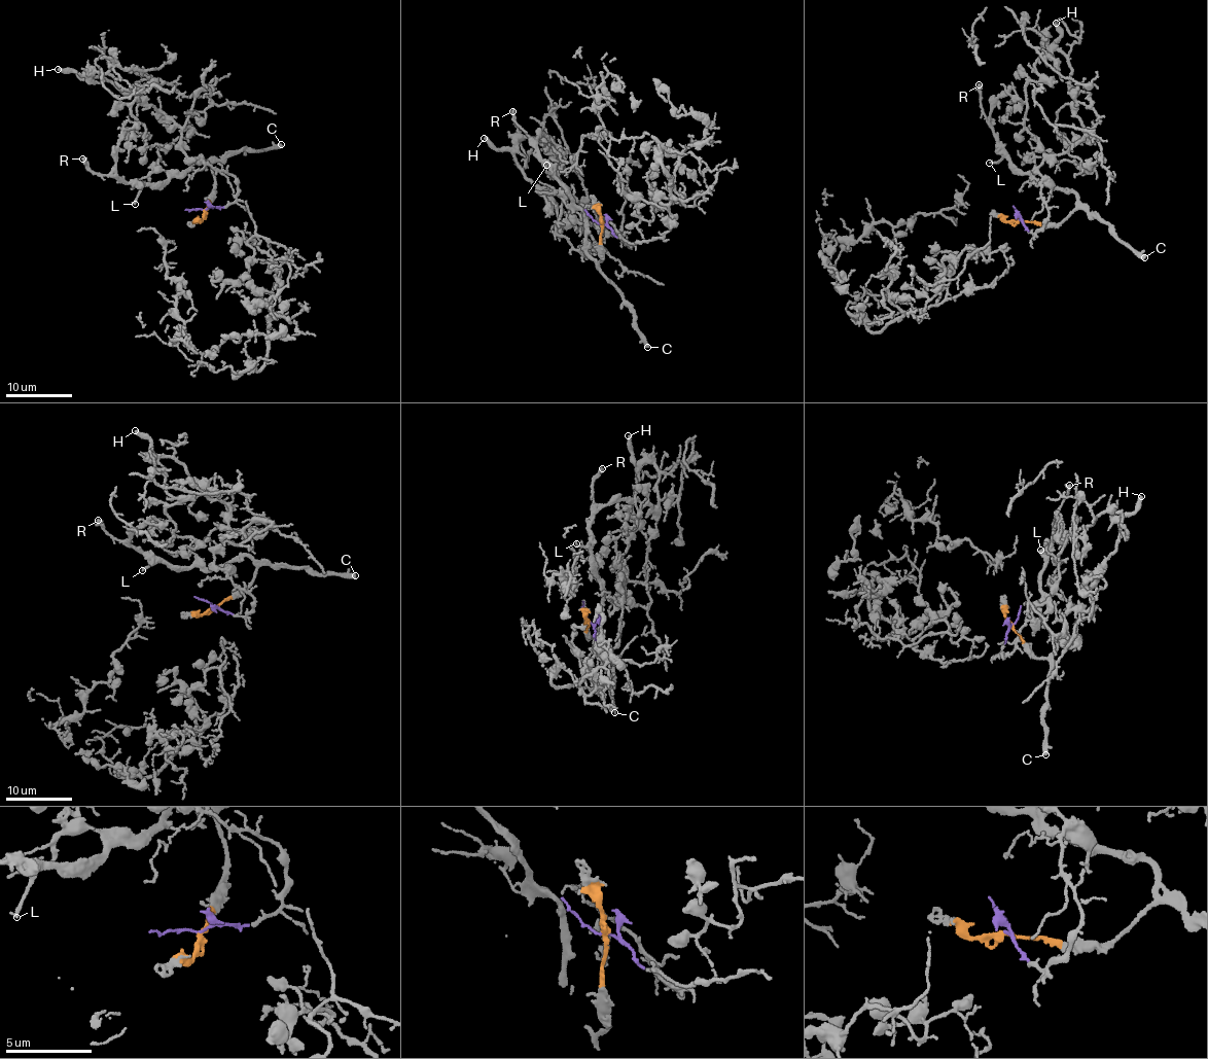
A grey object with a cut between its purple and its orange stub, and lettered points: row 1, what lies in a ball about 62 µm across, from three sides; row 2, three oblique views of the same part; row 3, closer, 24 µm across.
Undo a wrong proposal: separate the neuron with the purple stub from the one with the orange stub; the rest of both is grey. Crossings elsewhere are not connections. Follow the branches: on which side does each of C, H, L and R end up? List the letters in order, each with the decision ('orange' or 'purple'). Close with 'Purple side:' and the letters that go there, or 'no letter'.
C: orange
H: purple
L: orange
R: orange
Purple side: H

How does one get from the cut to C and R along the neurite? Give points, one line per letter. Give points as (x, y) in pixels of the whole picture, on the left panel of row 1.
C: (204, 210), (212, 191), (213, 162), (252, 148), (258, 150), (281, 143)
R: (204, 210), (215, 176), (202, 161), (196, 159), (190, 171), (156, 184), (99, 174), (82, 157)

